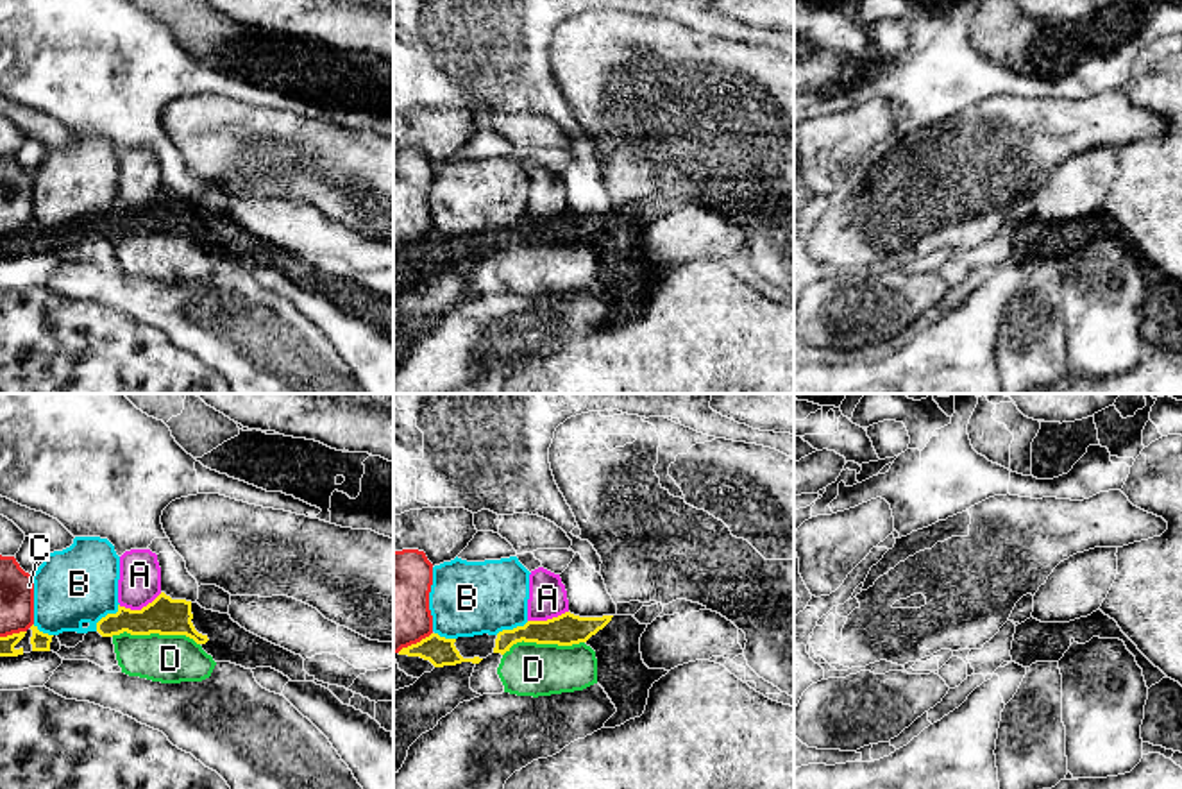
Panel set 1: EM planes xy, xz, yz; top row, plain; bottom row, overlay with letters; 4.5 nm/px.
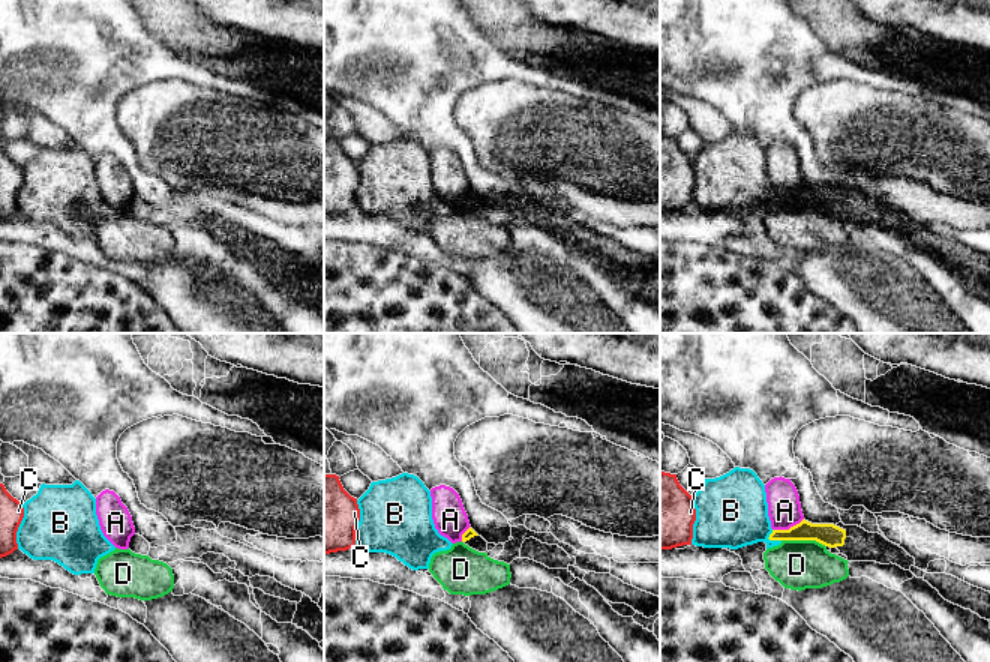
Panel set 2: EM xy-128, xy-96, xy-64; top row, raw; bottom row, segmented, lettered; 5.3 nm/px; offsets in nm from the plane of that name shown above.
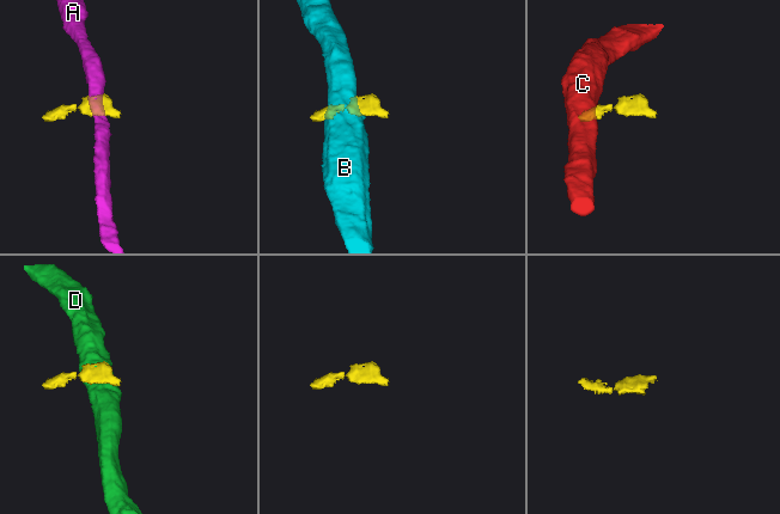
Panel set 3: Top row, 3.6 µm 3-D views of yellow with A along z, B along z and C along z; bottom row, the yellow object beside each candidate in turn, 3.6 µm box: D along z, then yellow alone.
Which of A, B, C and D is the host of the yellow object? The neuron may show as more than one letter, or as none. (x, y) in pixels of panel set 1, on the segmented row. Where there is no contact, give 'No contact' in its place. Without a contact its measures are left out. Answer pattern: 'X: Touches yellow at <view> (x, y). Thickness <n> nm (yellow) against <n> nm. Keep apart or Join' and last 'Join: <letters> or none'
A: Touches yellow at xy (142, 609). Thickness 170 nm (yellow) against 190 nm. Keep apart
B: Touches yellow at xy (108, 614). Thickness 170 nm (yellow) against 340 nm. Keep apart
C: Touches yellow at xz (413, 644). Thickness 130 nm (yellow) against 320 nm. Keep apart
D: Touches yellow at xy (156, 632). Thickness 170 nm (yellow) against 220 nm. Keep apart
Join: none

